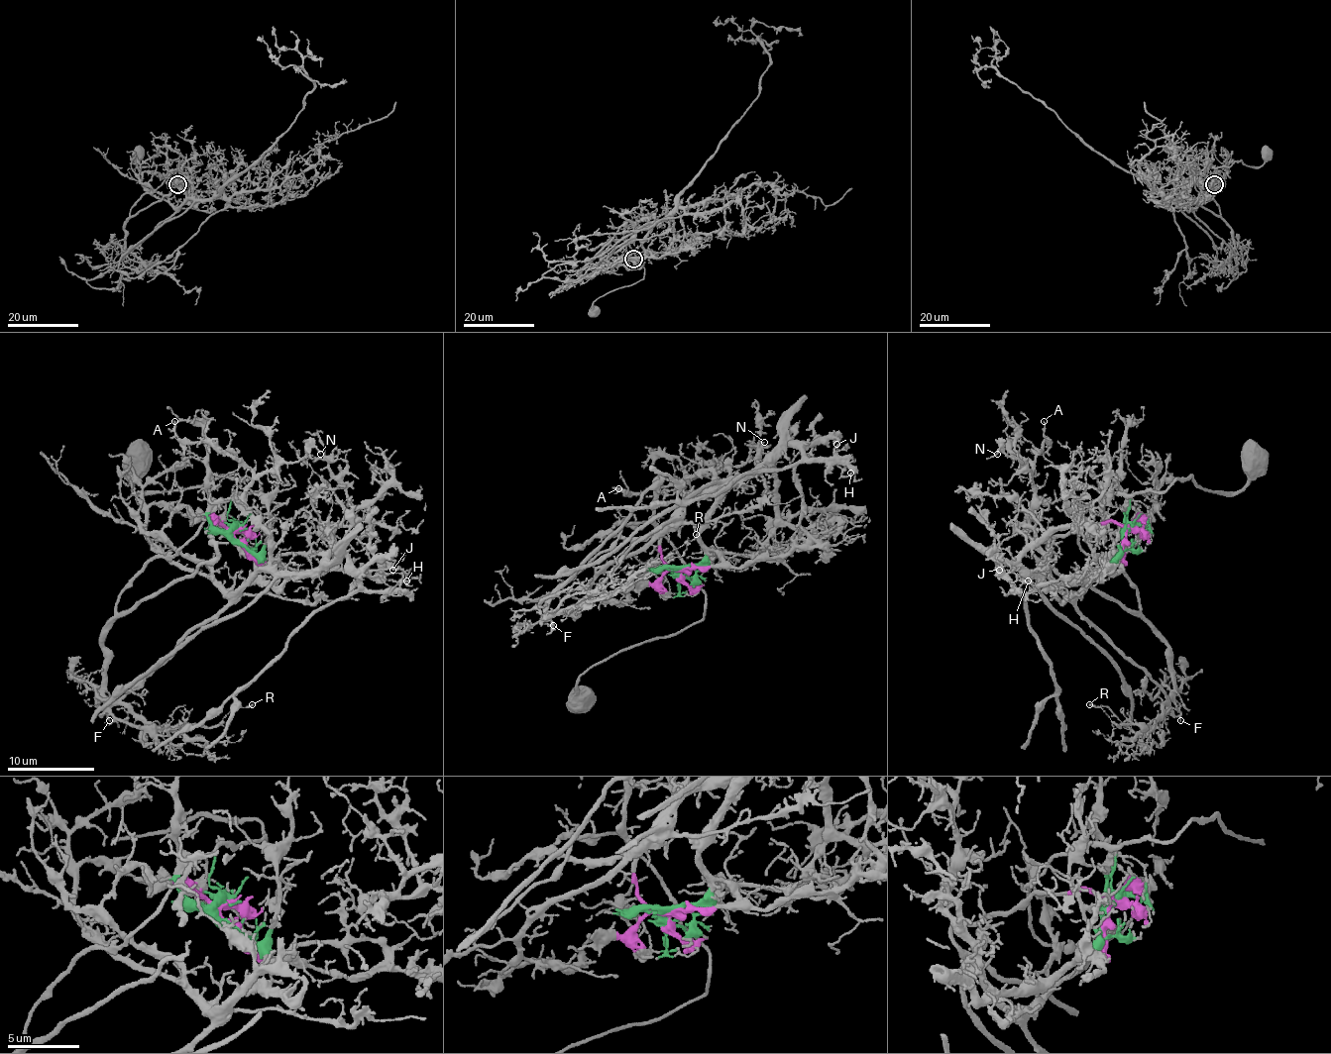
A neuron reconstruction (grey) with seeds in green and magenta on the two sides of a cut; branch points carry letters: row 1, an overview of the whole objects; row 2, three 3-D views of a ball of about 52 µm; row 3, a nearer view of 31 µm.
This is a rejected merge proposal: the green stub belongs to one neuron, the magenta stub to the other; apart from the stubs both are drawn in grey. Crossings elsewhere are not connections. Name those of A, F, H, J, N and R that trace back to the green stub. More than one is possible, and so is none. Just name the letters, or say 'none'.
A, H, J, N

